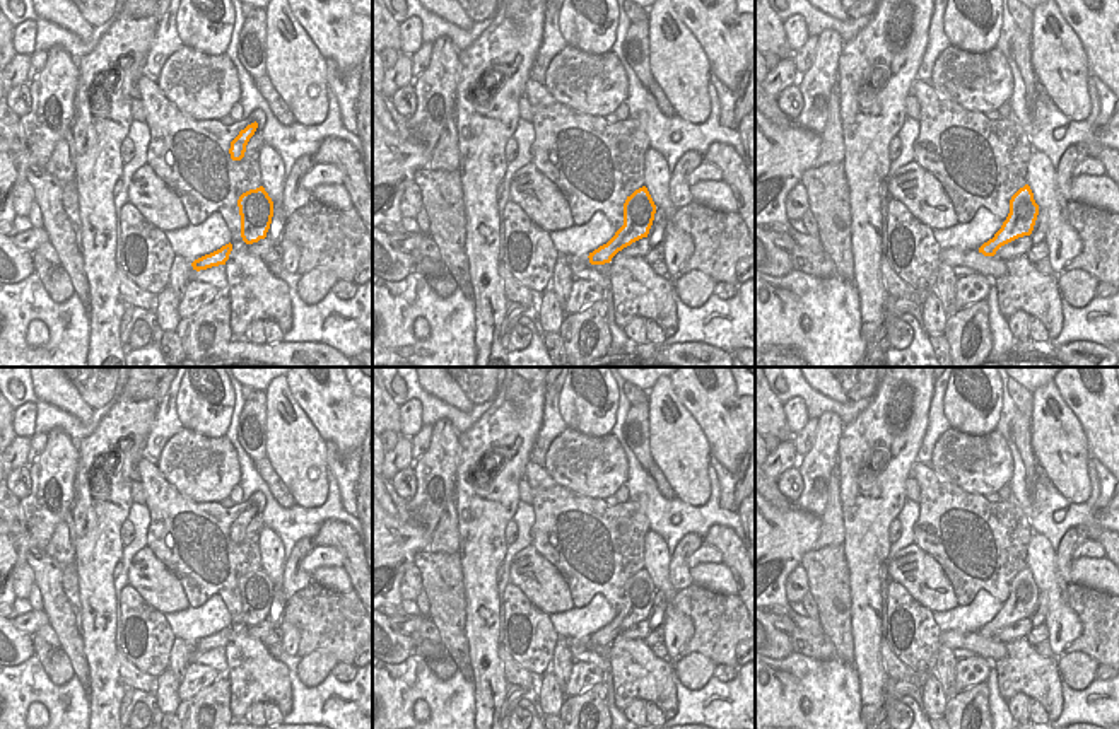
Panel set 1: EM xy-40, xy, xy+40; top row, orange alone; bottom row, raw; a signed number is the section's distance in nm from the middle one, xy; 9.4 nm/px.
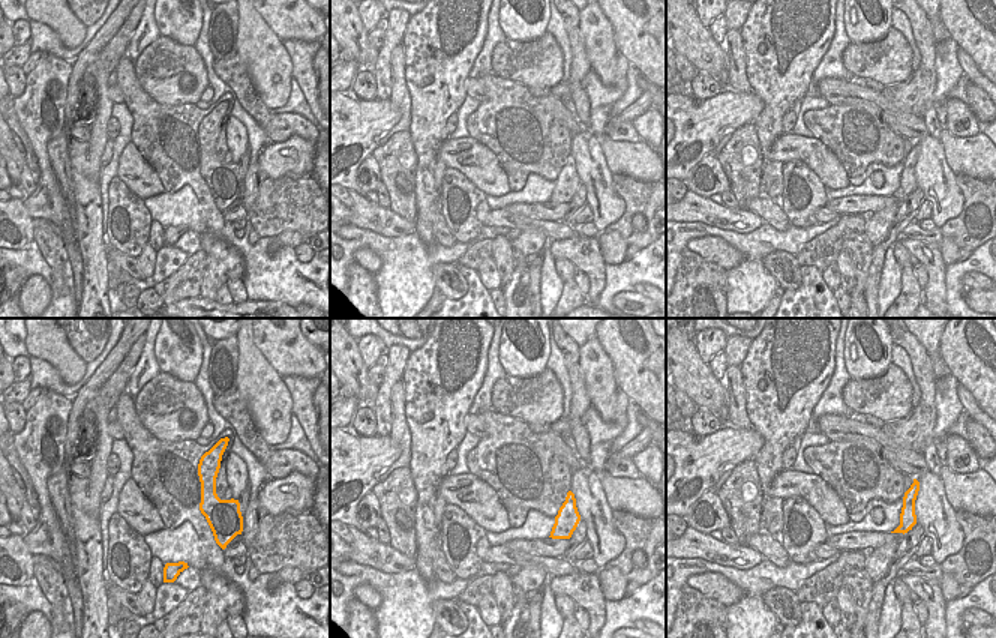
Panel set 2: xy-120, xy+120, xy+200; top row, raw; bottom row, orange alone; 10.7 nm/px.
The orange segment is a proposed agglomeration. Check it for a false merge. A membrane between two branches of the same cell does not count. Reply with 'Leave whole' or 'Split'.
Leave whole.

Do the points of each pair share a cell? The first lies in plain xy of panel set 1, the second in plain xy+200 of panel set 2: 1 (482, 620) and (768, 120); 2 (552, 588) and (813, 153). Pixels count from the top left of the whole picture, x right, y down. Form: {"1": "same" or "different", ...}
{"1": "same", "2": "same"}

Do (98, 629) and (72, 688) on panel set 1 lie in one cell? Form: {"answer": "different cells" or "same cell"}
{"answer": "different cells"}

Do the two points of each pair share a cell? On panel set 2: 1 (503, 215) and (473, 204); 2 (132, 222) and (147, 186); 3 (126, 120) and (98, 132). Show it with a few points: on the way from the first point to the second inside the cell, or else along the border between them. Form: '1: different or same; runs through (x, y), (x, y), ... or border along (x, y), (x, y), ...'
1: different; border along (491, 210), (483, 224)
2: different; border along (117, 174), (143, 200)
3: different; border along (114, 104), (110, 116)

